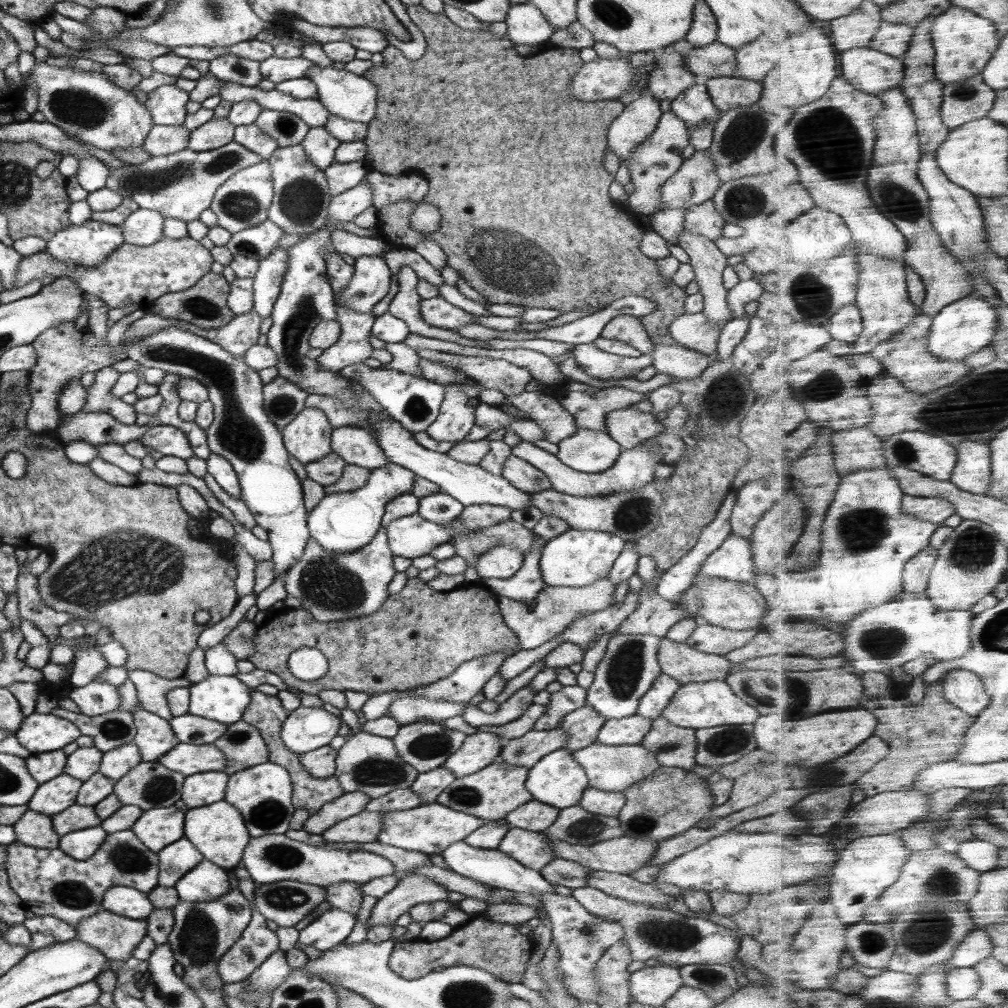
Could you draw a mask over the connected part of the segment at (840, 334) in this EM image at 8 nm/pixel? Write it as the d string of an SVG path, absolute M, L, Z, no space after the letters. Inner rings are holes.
M857 303L841 308L831 318L828 328L836 340L855 343L864 330L862 309Z

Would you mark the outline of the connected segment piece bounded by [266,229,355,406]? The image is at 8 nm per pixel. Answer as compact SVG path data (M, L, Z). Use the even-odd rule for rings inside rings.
M318 229L297 245L288 248L287 269L283 274L281 291L273 306L272 325L266 334L267 345L276 354L278 377L292 381L292 384L308 394L323 394L339 398L345 406L355 404L351 382L339 372L324 370L316 359L308 358L311 349L309 338L320 321L336 321L337 306L335 294L327 275L327 250L333 250L330 229Z

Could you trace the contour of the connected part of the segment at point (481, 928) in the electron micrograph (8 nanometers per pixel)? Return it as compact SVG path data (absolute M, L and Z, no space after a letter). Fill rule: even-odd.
M478 915L472 916L466 923L454 928L446 938L437 941L417 939L396 942L389 956L389 967L407 981L416 981L438 966L474 966L493 973L496 978L507 983L521 983L533 952L533 941L522 935L514 925L492 922Z

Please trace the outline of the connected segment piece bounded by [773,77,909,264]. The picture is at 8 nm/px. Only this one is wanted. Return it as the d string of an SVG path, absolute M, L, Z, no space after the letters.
M845 77L838 78L822 102L812 102L793 112L788 132L784 128L774 133L773 150L780 156L790 154L800 168L801 183L812 193L817 206L840 214L870 254L885 254L904 264L908 237L876 206L868 190L878 141L874 122L885 109L886 104L877 95L858 90Z

